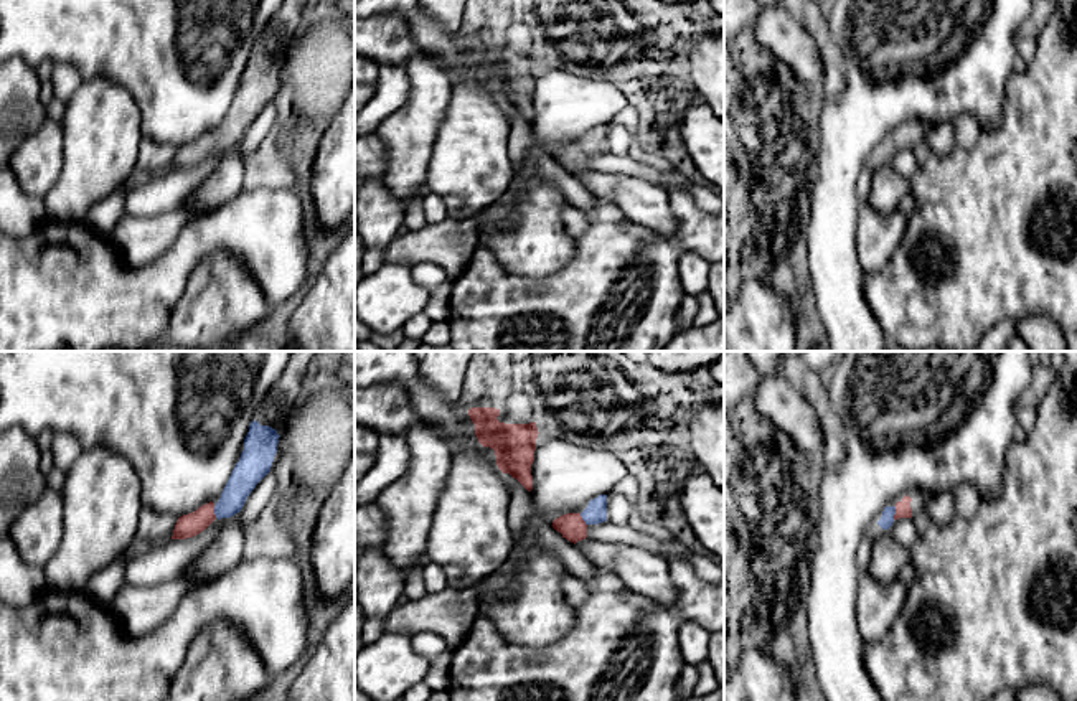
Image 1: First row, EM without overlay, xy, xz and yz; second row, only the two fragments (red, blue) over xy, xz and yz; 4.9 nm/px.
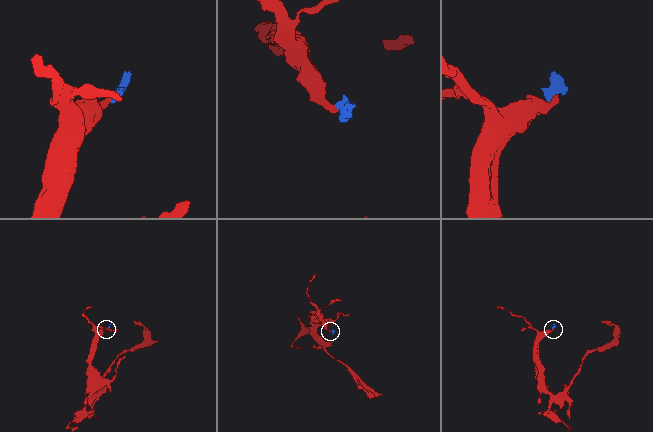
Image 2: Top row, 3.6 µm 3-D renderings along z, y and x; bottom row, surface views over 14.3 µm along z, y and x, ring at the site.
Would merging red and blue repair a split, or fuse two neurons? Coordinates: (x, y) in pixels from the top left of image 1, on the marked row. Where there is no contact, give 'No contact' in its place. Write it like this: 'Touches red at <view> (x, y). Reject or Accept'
Touches red at yz (896, 513). Accept

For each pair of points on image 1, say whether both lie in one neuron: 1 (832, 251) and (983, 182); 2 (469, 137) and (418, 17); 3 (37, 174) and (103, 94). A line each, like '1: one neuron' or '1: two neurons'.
1: two neurons
2: one neuron
3: two neurons

